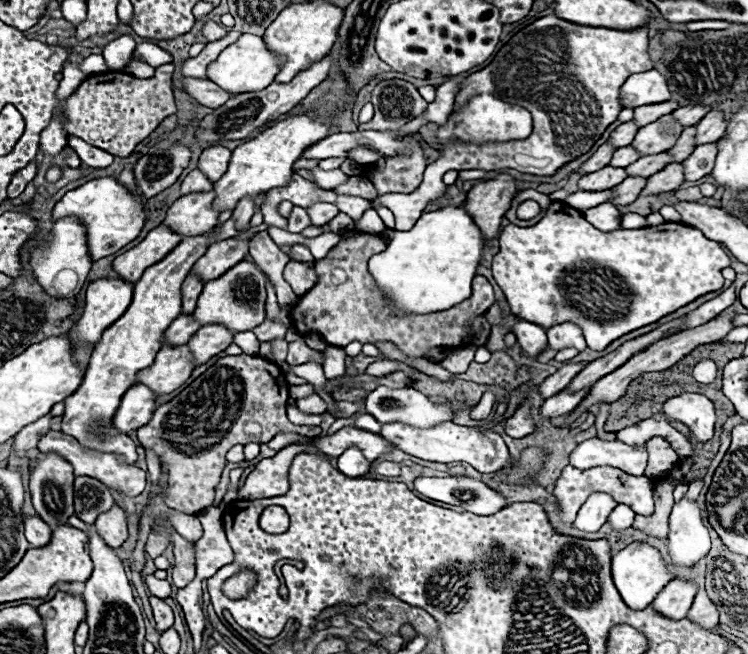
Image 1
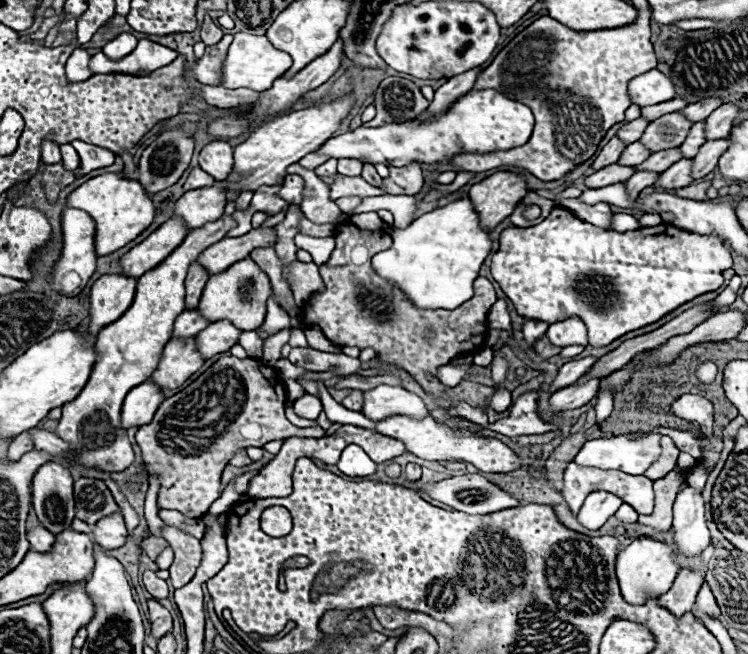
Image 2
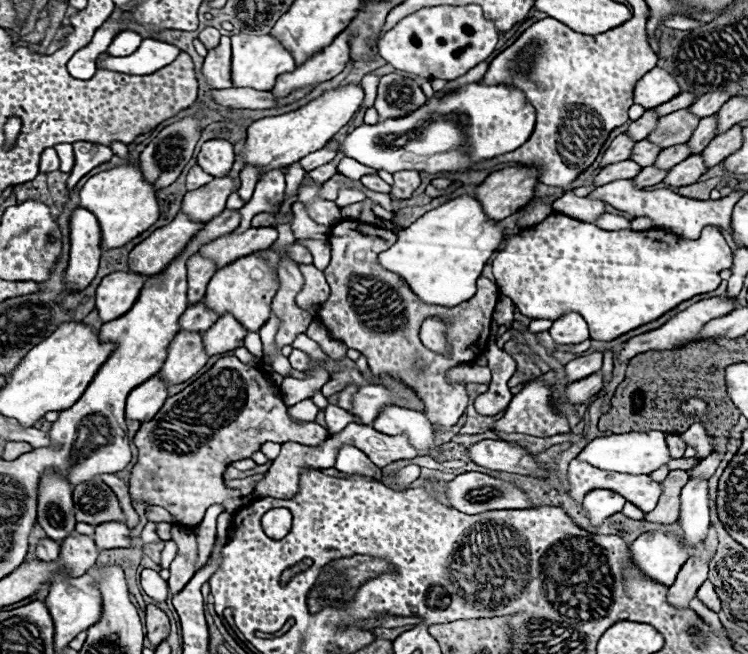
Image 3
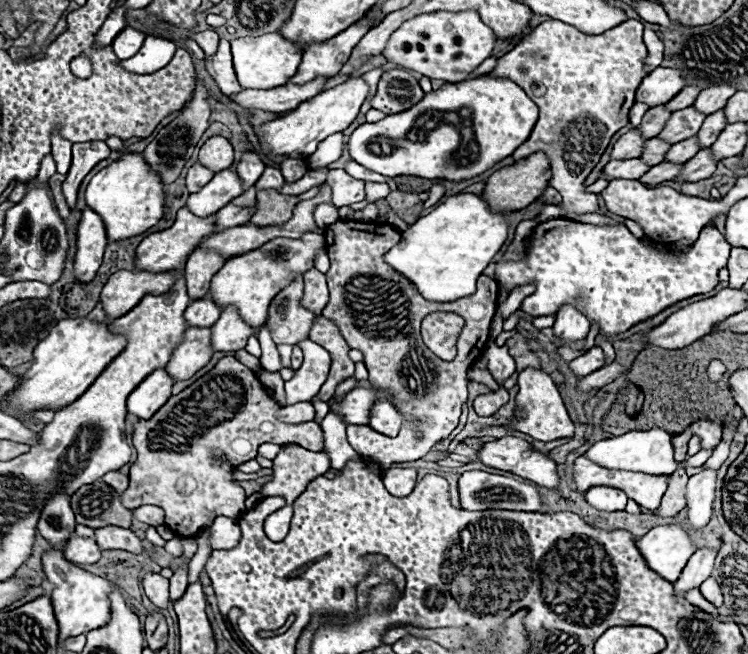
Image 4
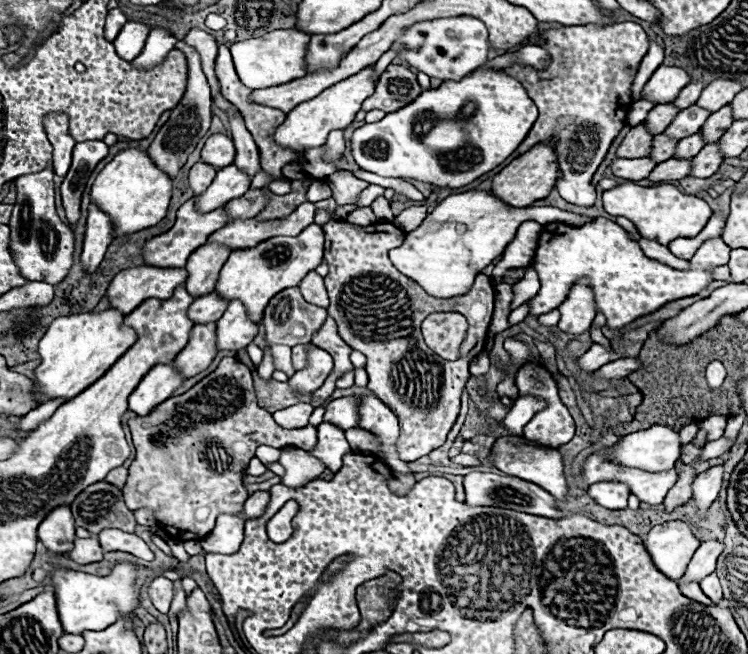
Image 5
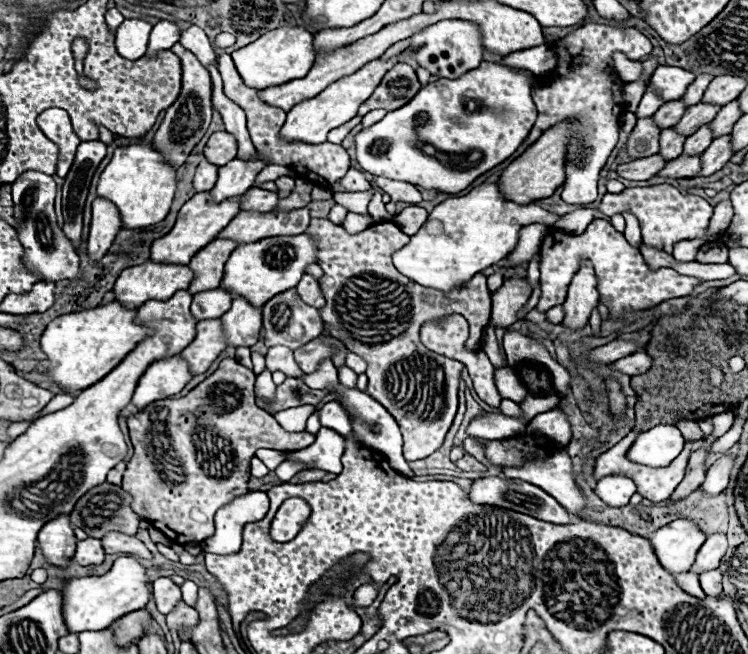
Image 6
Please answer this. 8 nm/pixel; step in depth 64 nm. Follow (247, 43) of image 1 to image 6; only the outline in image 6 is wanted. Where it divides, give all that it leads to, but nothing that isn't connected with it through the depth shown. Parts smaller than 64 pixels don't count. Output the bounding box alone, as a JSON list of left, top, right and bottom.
[232,28,314,90]

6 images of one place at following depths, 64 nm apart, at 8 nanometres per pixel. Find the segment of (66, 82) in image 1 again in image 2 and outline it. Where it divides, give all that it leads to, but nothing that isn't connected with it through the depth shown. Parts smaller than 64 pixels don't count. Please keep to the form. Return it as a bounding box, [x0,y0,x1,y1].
[66,48,92,84]

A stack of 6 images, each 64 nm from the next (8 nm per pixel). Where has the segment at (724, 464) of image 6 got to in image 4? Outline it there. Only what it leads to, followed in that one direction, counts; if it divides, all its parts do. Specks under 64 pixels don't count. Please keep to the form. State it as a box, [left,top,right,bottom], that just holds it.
[686,470,716,530]

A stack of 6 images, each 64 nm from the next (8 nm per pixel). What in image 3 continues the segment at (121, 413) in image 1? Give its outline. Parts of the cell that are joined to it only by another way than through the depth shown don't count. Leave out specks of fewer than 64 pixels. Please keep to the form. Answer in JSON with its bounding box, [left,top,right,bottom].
[126,376,166,422]

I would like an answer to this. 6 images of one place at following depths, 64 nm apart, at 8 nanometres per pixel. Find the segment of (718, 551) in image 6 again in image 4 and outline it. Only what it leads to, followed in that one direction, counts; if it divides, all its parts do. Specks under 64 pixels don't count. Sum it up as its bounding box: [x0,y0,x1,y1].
[674,548,718,596]

